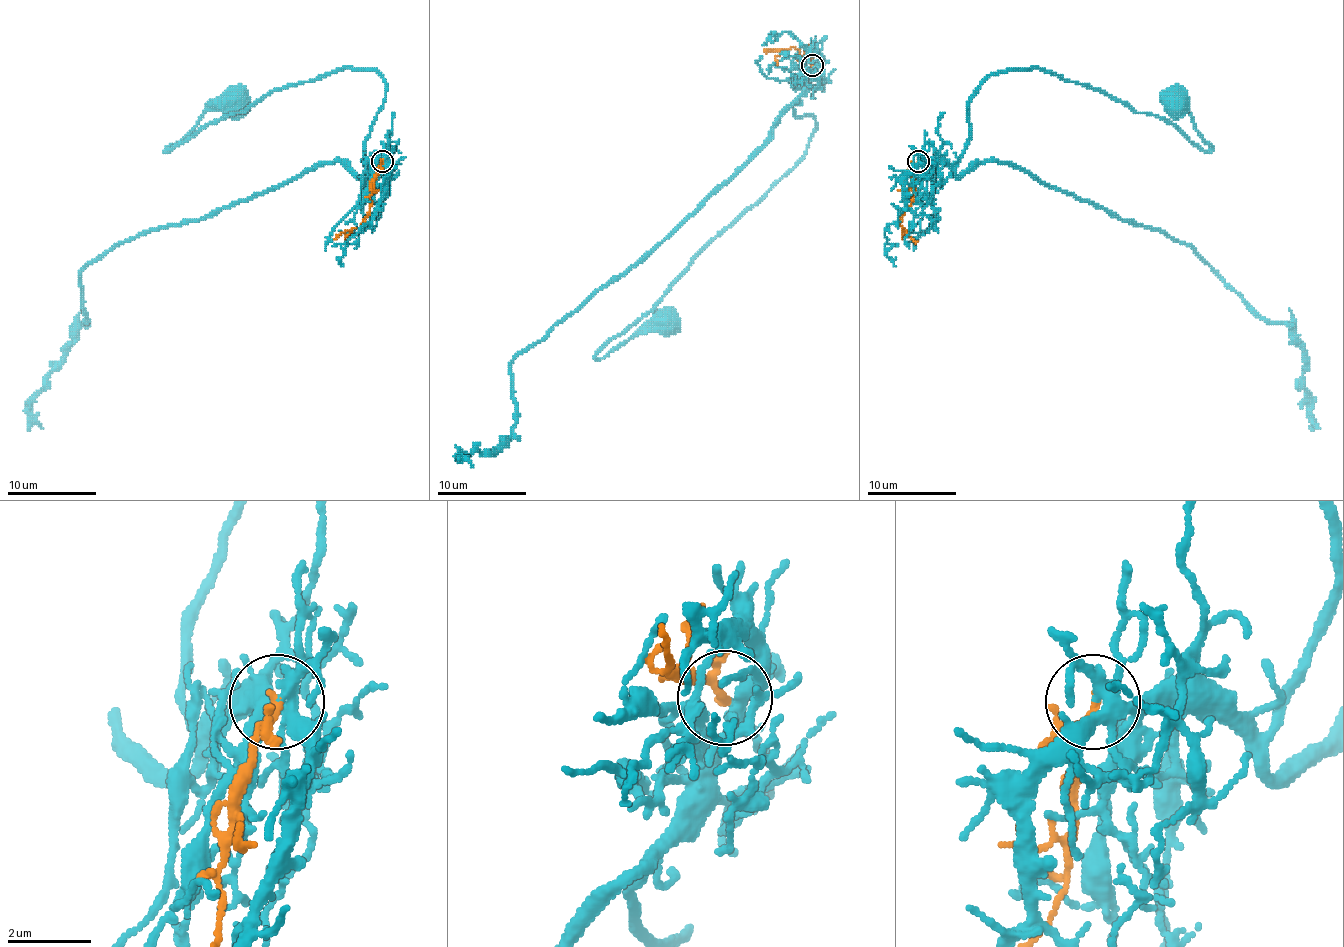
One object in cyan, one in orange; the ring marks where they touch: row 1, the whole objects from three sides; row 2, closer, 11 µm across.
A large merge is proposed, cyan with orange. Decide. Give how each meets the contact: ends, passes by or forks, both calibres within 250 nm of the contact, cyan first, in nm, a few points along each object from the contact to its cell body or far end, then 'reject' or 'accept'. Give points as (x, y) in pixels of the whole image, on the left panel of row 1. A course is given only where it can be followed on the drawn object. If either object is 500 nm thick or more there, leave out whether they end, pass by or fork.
cyan forks there; orange forks there; 240 nm thick on the cyan side, 130 nm on the other; cyan runs (383, 161), (363, 161), (385, 95), (374, 70), (336, 68), (287, 84), (165, 148), (207, 110), (236, 104); orange runs (383, 161), (370, 201), (370, 215), (363, 224), (334, 239); accept

